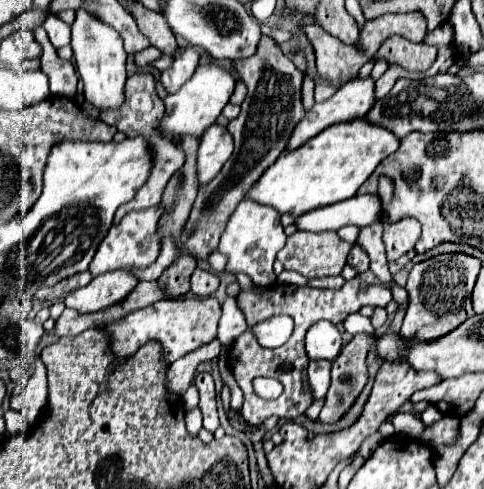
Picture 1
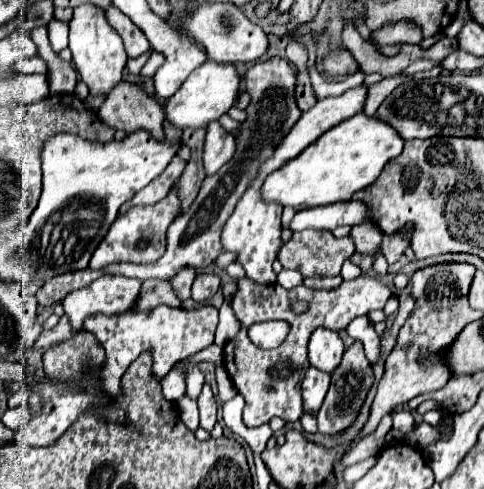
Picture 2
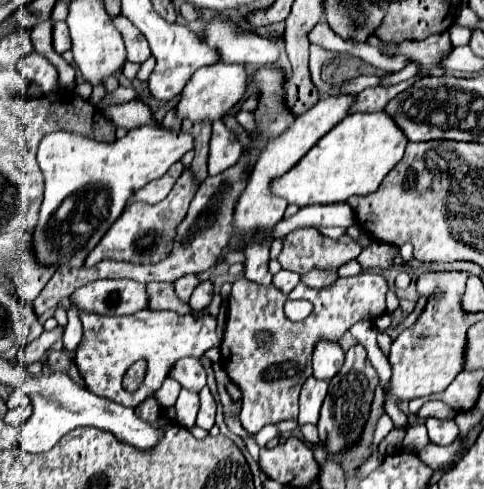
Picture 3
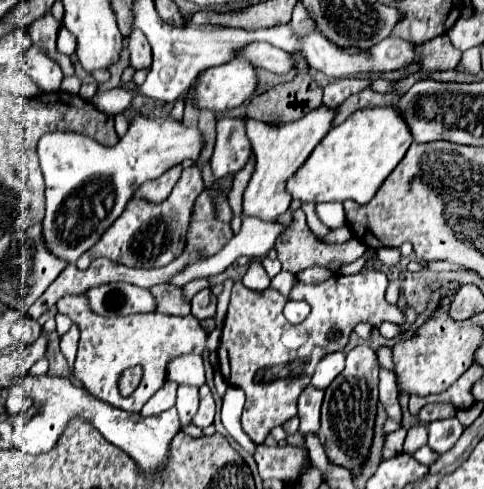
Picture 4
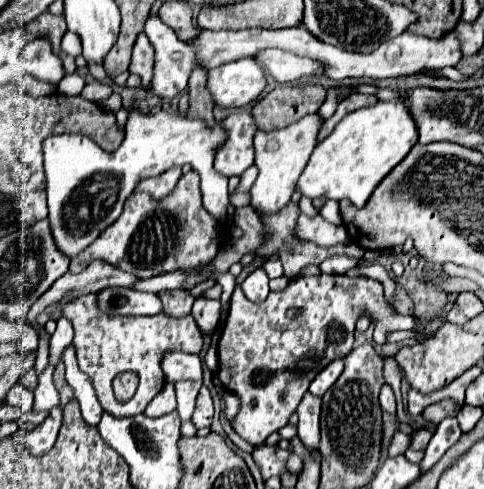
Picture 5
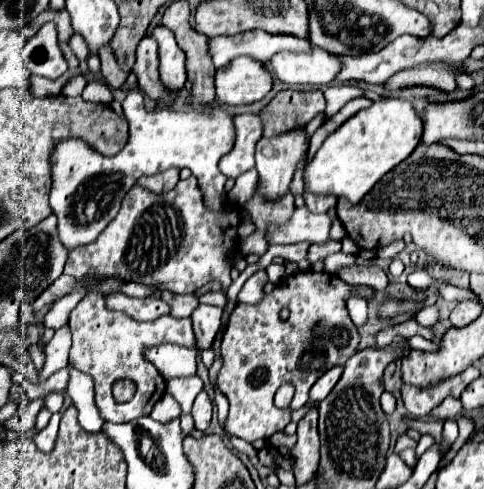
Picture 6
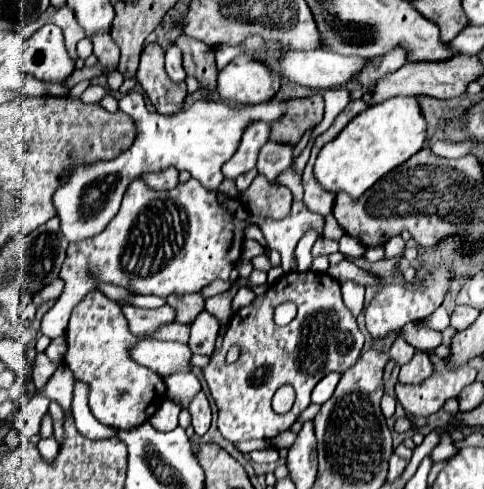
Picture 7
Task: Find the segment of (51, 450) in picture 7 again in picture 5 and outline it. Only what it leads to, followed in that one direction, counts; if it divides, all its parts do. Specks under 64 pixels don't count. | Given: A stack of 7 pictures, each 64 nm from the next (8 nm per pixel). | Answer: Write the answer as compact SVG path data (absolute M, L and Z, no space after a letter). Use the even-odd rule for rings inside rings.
M56 406L56 408L50 410L50 416L40 426L36 426L34 430L30 430L30 432L24 434L26 448L32 454L44 454L44 452L48 452L54 446L54 442L56 442L60 424L62 424L62 406Z

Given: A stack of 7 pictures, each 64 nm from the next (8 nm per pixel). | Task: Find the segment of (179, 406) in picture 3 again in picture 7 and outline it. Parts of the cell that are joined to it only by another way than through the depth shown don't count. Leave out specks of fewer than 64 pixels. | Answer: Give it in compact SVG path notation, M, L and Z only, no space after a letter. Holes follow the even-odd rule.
M174 374L174 380L166 380L168 396L190 400L194 392L200 392L200 382L194 374Z

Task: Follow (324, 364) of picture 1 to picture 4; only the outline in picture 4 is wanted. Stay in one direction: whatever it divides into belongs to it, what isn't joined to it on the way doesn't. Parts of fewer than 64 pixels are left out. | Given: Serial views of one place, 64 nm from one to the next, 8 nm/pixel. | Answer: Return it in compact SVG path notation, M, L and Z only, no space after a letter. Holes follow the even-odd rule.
M308 386L298 400L298 418L300 418L300 428L298 432L302 436L308 434L318 434L320 428L320 406L322 406L324 392Z

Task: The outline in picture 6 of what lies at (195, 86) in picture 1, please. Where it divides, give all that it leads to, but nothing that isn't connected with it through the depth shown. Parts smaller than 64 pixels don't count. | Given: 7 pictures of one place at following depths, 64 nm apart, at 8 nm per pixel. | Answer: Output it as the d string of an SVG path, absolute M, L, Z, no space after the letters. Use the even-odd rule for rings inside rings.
M240 56L216 72L216 98L226 106L260 102L274 84L272 72L248 56Z

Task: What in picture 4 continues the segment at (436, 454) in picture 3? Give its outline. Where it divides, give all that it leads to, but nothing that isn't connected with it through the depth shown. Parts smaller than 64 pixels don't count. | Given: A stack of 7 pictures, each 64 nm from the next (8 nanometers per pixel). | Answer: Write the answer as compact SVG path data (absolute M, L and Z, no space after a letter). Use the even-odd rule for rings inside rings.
M424 446L424 448L416 450L412 456L416 456L416 460L418 460L418 462L422 462L422 464L426 464L426 466L434 464L434 462L436 462L436 458L438 458L438 456L428 448L428 446Z

